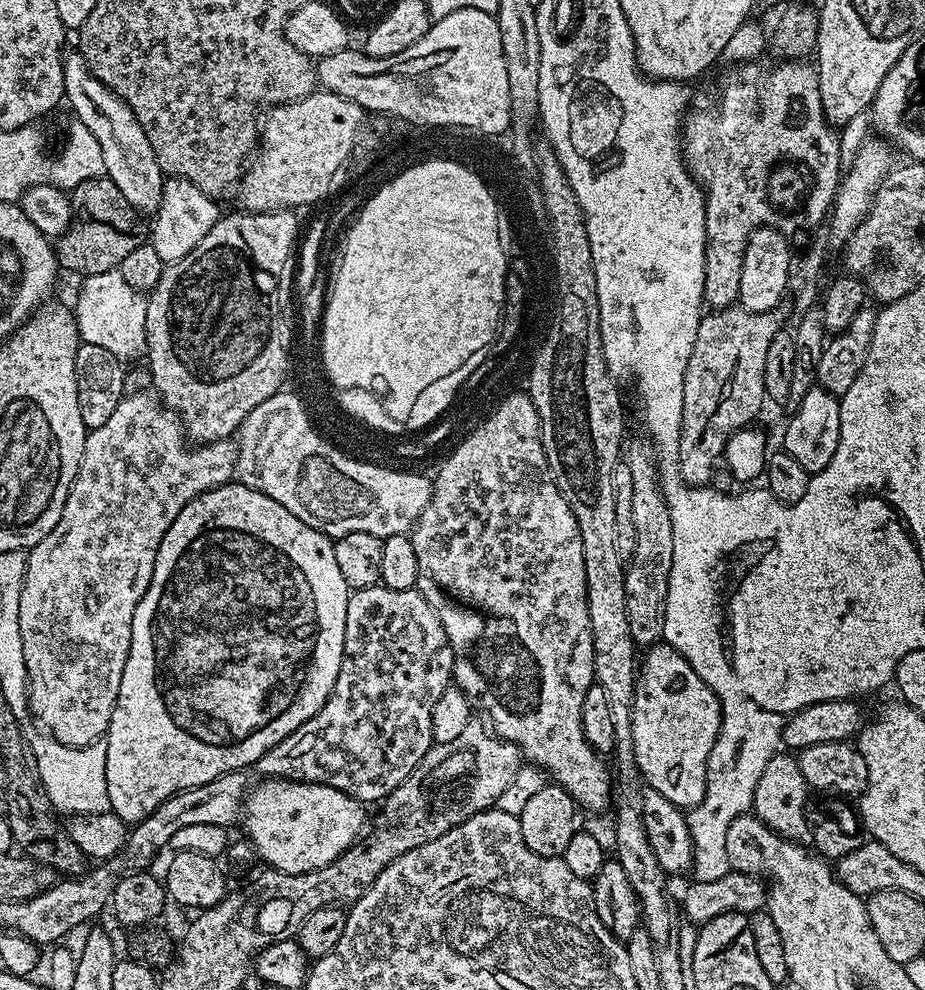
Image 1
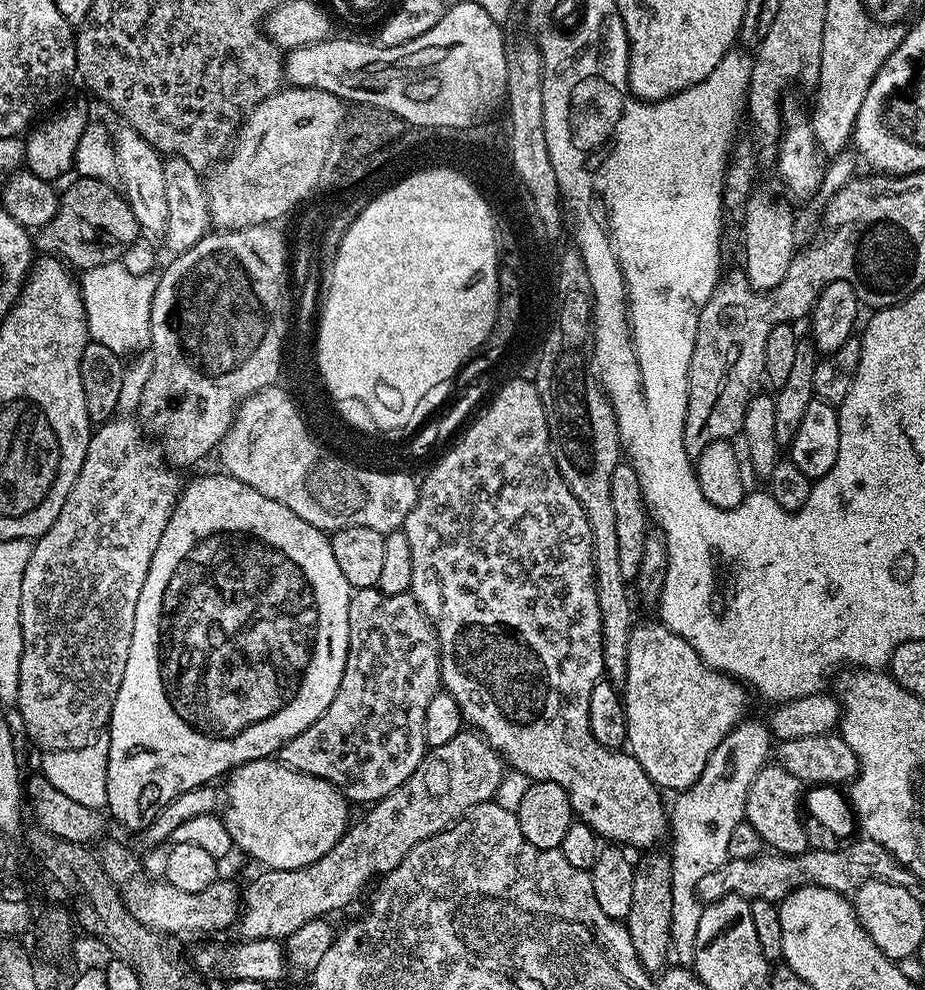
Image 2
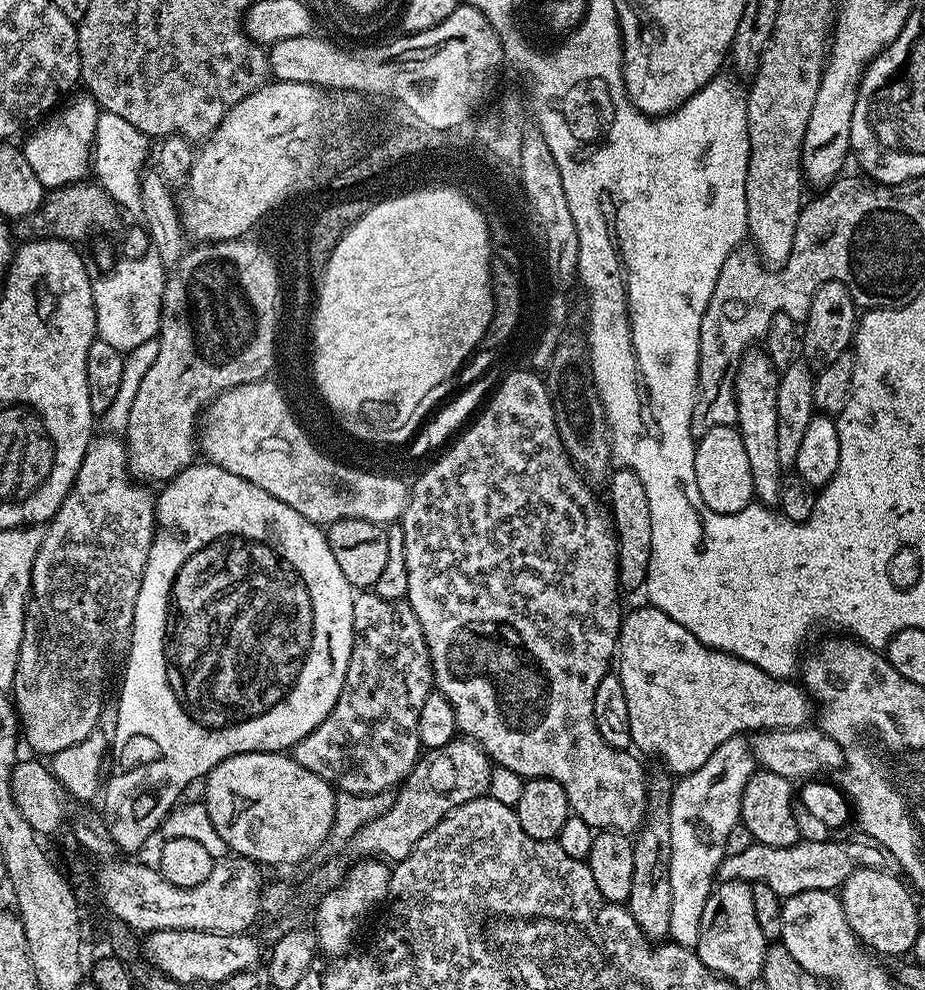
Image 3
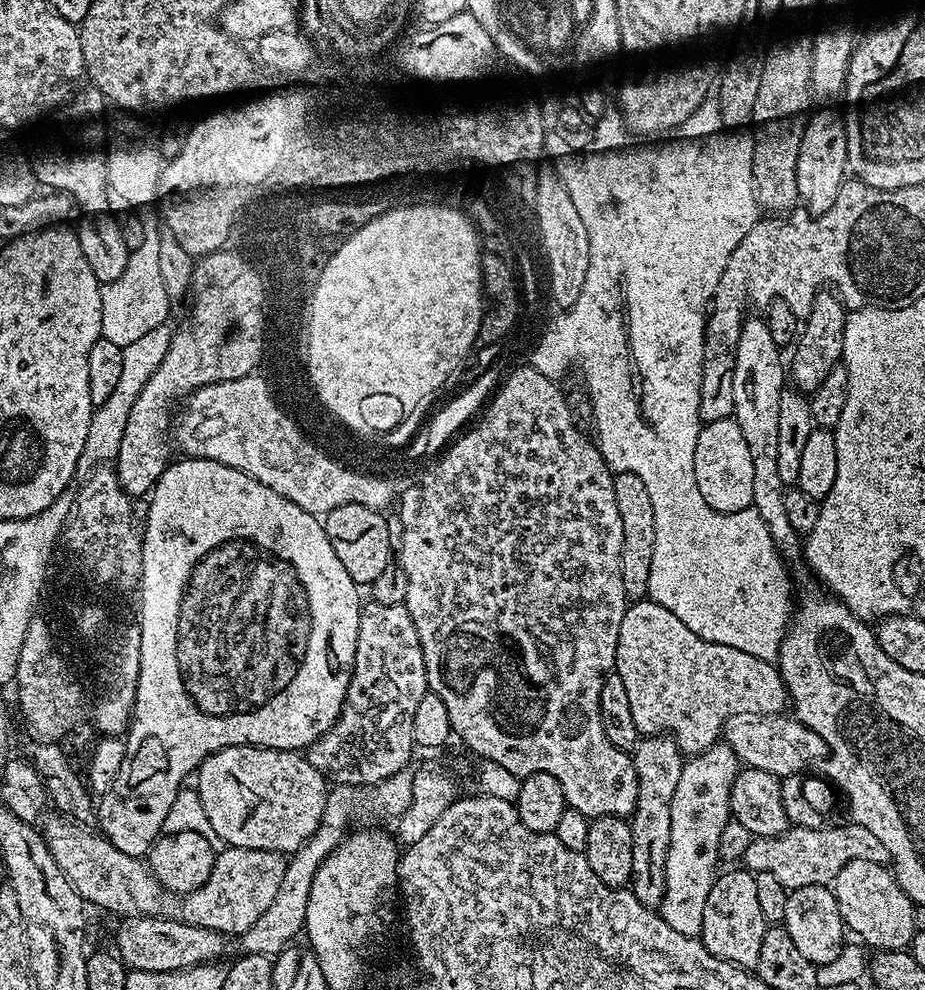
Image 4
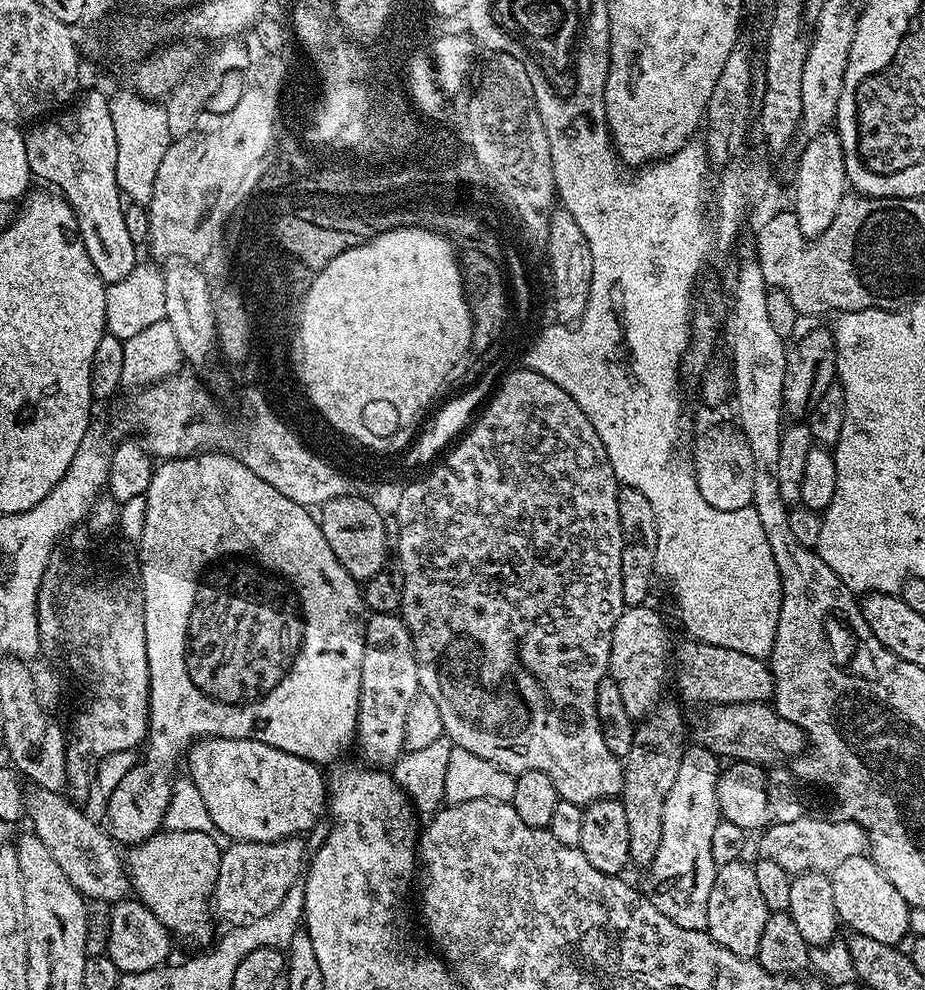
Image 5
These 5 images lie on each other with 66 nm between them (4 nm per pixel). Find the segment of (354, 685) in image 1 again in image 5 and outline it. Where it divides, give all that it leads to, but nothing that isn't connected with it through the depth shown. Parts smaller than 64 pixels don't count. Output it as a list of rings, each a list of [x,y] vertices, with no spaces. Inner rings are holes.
[[[371,613],[364,626],[364,649],[362,650],[362,682],[358,698],[358,722],[354,748],[360,751],[359,759],[368,766],[392,766],[404,752],[406,734],[406,710],[420,692],[418,662],[410,638],[410,630],[396,614]]]

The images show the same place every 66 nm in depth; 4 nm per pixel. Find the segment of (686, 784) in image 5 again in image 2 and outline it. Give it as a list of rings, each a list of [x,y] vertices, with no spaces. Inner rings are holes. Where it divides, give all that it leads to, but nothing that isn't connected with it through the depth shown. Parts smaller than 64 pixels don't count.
[[[745,718],[736,727],[732,729],[731,734],[721,742],[710,754],[706,762],[706,770],[694,782],[694,786],[688,791],[679,793],[676,800],[670,804],[670,838],[674,840],[674,848],[670,851],[672,861],[672,921],[670,930],[672,939],[670,941],[671,951],[674,953],[681,965],[688,966],[692,964],[692,955],[696,949],[696,939],[698,938],[698,922],[702,919],[702,910],[704,904],[696,894],[698,882],[718,866],[725,864],[730,850],[730,833],[739,824],[745,823],[744,811],[746,810],[746,794],[764,765],[769,763],[770,748],[768,752],[768,740],[770,741],[770,728],[767,723],[759,724],[756,720]]]

